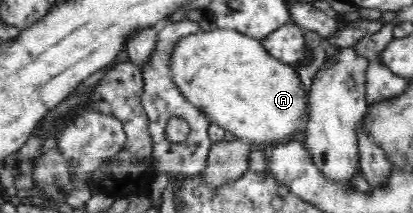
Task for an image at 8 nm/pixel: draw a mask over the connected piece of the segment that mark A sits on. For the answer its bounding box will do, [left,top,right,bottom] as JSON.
[169,27,308,145]

